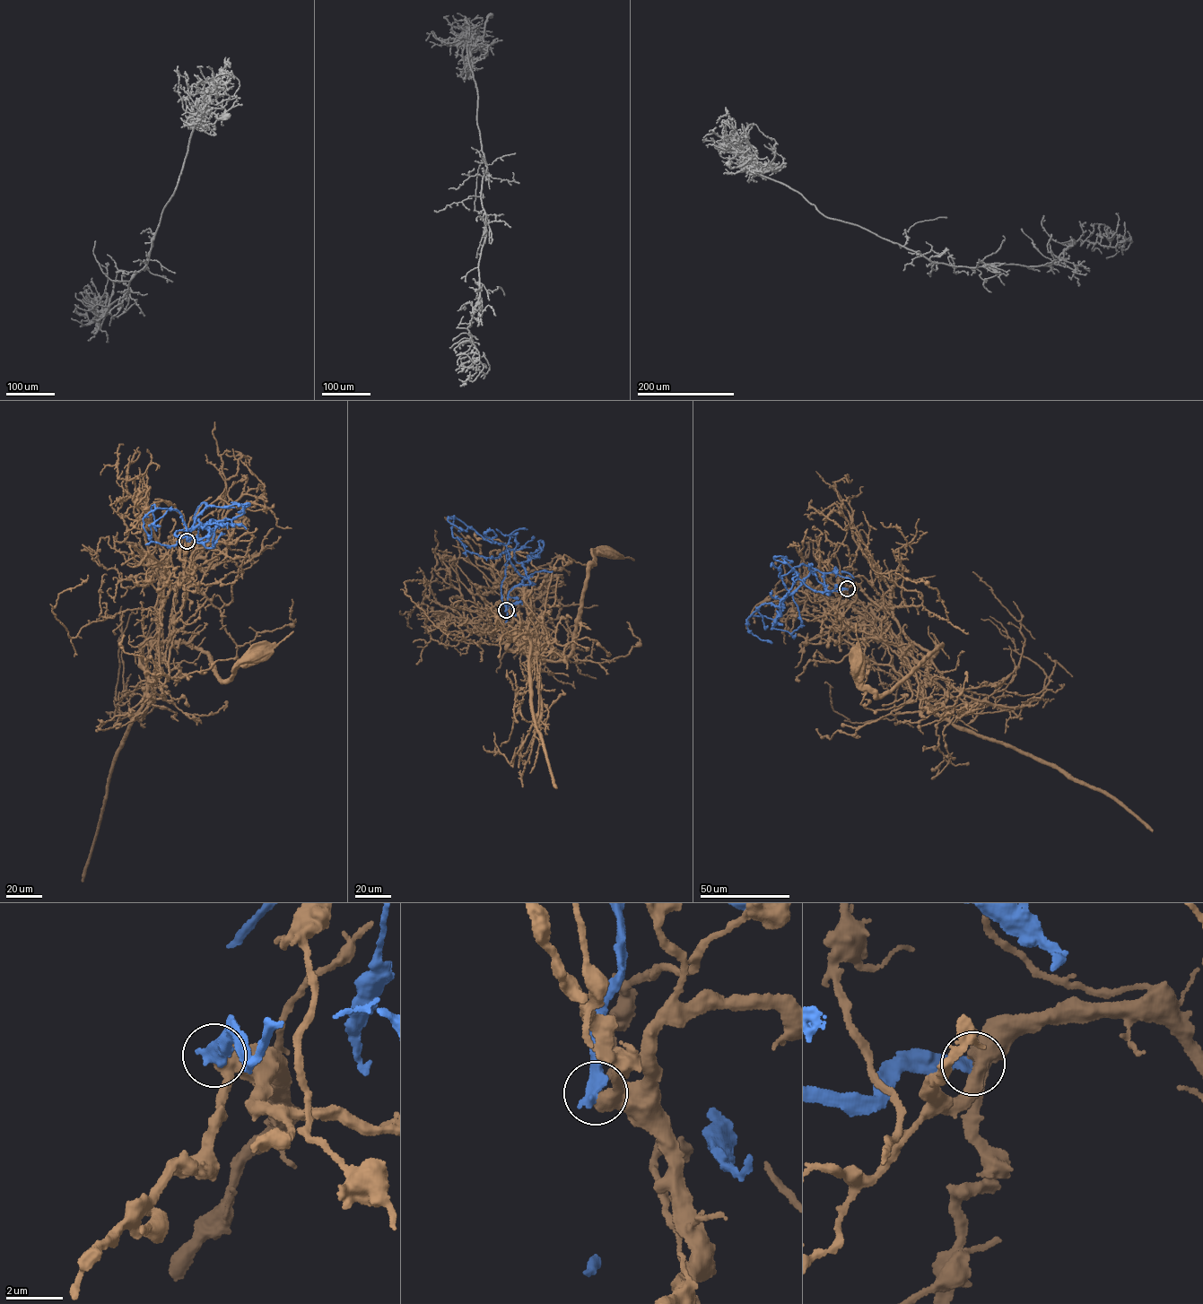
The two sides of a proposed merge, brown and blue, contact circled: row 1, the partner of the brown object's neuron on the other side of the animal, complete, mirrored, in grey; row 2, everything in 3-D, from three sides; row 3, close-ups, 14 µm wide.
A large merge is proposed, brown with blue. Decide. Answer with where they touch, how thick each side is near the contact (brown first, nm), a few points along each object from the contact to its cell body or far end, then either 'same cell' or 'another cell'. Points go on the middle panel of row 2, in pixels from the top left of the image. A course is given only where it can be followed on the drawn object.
place (506, 610); calibres 480 and 480 nm; course brown (506, 610), (517, 638), (529, 656), (552, 661), (563, 659), (572, 647), (593, 554), (606, 549); course blue (506, 610), (524, 577), (505, 544), (455, 518), (466, 550), (505, 552), (501, 598), (516, 614); another cell

